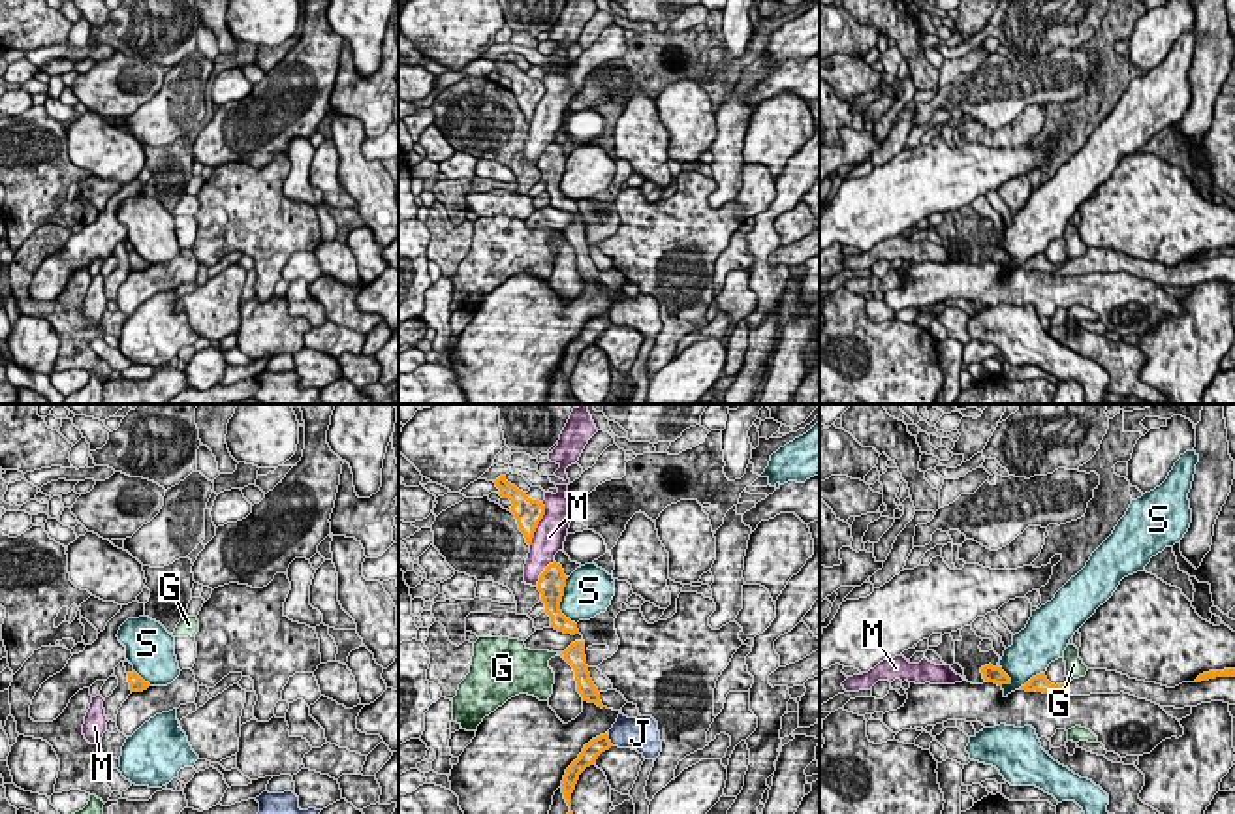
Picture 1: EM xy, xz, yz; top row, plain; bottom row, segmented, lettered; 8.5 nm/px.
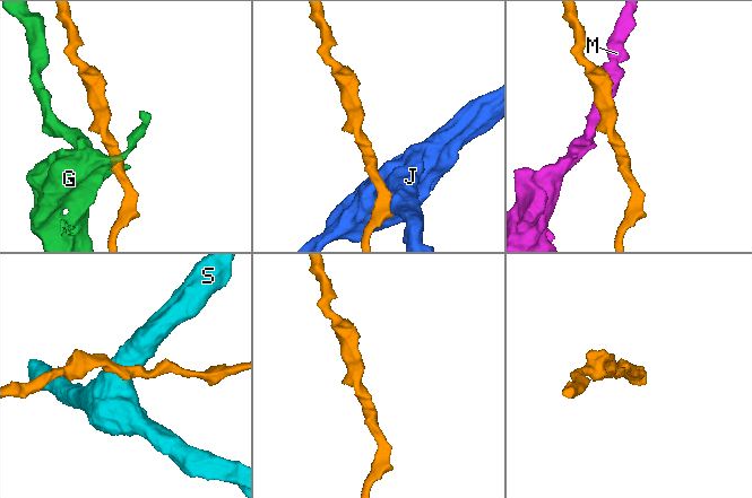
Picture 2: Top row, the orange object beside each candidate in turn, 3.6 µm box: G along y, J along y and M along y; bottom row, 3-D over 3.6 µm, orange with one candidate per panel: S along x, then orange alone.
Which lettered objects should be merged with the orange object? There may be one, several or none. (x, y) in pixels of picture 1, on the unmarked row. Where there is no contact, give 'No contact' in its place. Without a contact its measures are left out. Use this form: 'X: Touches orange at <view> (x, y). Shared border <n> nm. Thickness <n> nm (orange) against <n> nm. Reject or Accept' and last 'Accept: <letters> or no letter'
G: Touches orange at xz (562, 232). Shared border 60 nm. Thickness 180 nm (orange) against 30 nm. Reject
J: Touches orange at xz (608, 318). Shared border 130 nm. Thickness 140 nm (orange) against 280 nm. Reject
M: Touches orange at xz (538, 102). Shared border 400 nm. Thickness 240 nm (orange) against 280 nm. Reject
S: Touches orange at xz (561, 179). Shared border 420 nm. Thickness 240 nm (orange) against 400 nm. Reject
Accept: no letter

